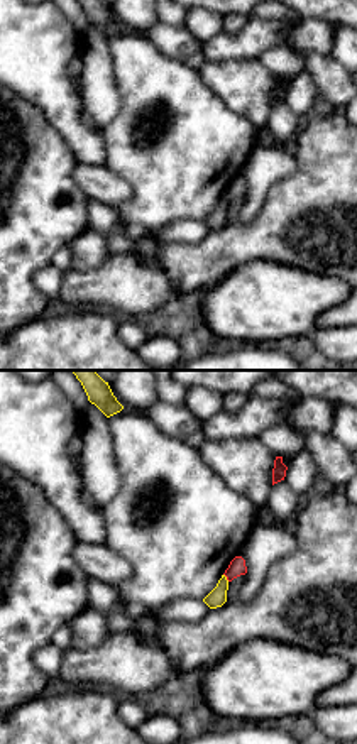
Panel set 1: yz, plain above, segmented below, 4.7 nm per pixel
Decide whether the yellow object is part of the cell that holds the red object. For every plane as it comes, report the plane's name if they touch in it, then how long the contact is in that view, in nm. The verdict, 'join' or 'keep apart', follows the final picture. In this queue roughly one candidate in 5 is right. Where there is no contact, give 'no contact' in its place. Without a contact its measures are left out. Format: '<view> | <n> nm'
yz | 50 nm

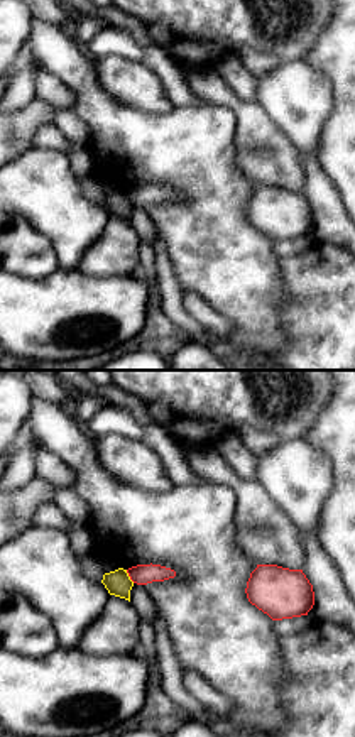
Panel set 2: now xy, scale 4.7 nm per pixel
xy | 80 nm

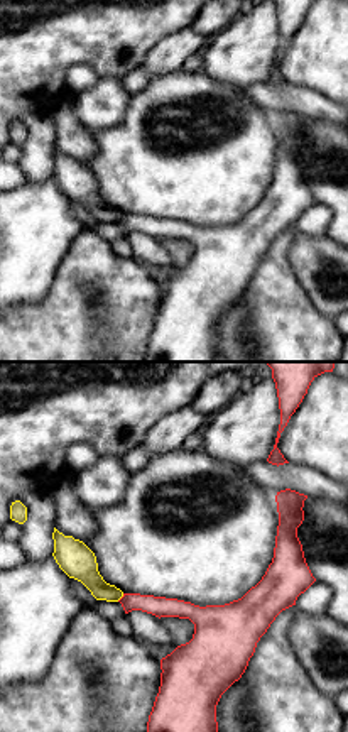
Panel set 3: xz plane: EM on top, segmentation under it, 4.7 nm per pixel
xz | 50 nm

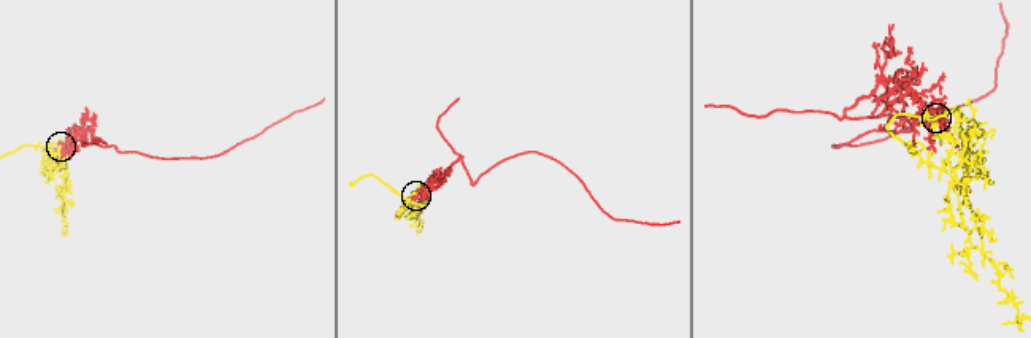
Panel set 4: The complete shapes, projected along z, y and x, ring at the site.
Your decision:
keep apart

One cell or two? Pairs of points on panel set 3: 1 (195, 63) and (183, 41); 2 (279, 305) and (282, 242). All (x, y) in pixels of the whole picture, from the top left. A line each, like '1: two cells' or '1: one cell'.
1: two cells
2: one cell

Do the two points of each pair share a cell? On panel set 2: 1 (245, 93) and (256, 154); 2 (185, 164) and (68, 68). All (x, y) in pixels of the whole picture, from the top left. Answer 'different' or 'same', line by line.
1: different
2: same

